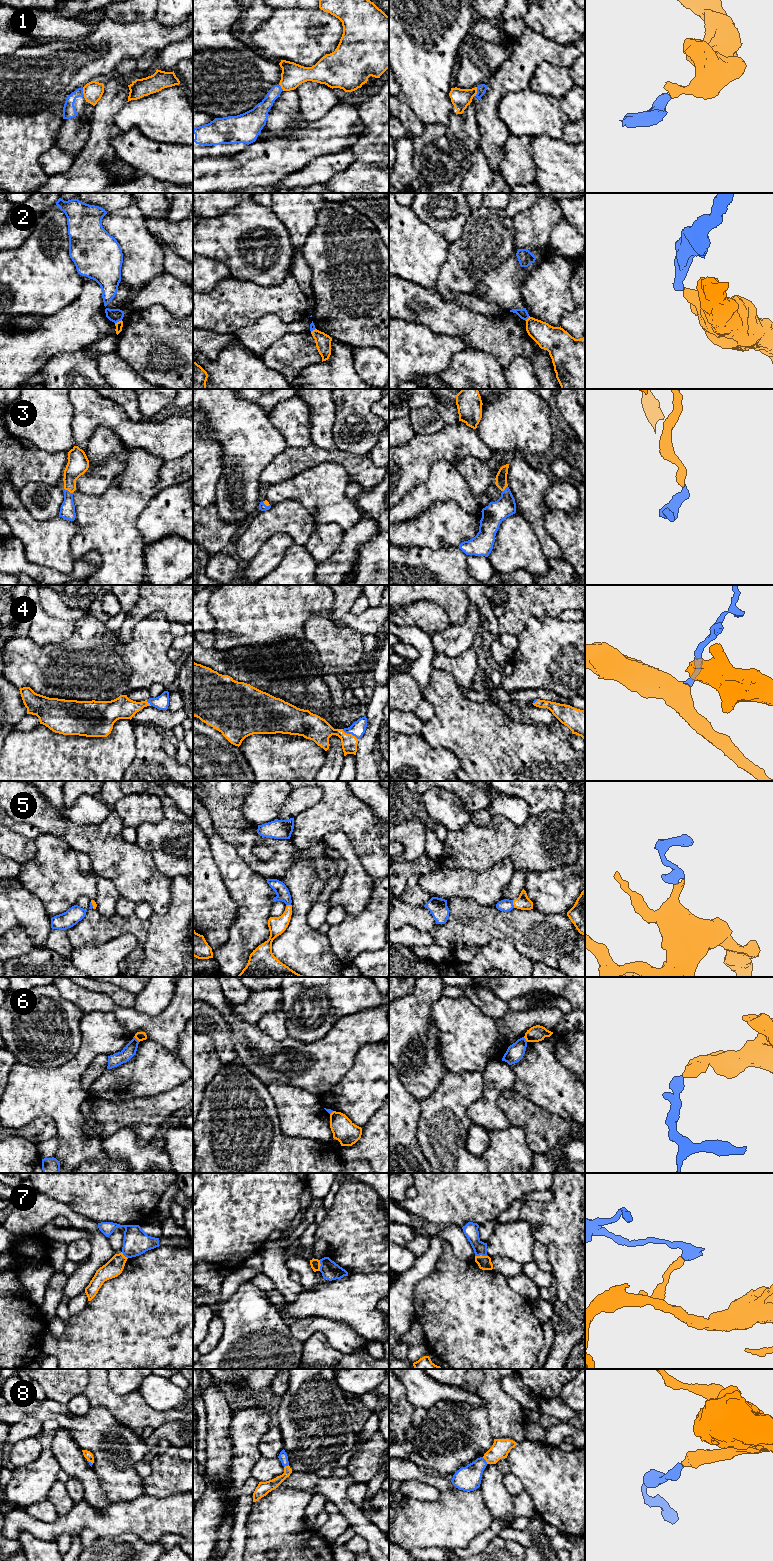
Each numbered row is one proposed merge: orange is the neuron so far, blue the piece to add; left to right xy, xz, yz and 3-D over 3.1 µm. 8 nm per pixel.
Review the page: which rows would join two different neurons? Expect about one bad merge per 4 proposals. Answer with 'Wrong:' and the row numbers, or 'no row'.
Wrong: 1, 2, 6, 7

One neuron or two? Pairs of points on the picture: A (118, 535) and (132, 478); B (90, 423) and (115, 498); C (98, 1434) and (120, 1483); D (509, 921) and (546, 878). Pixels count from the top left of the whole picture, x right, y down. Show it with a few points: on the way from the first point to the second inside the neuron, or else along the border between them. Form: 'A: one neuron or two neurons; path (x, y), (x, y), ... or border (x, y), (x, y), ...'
A: one neuron; path (118, 521), (118, 509), (130, 492)
B: two neurons; border (125, 466), (102, 494), (91, 495), (88, 493)
C: one neuron; path (98, 1446), (98, 1450), (115, 1467), (116, 1471)
D: two neurons; border (533, 908), (543, 913), (556, 913)

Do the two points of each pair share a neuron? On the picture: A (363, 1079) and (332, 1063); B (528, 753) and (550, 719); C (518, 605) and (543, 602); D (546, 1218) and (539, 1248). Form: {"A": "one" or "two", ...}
{"A": "two", "B": "two", "C": "one", "D": "two"}

